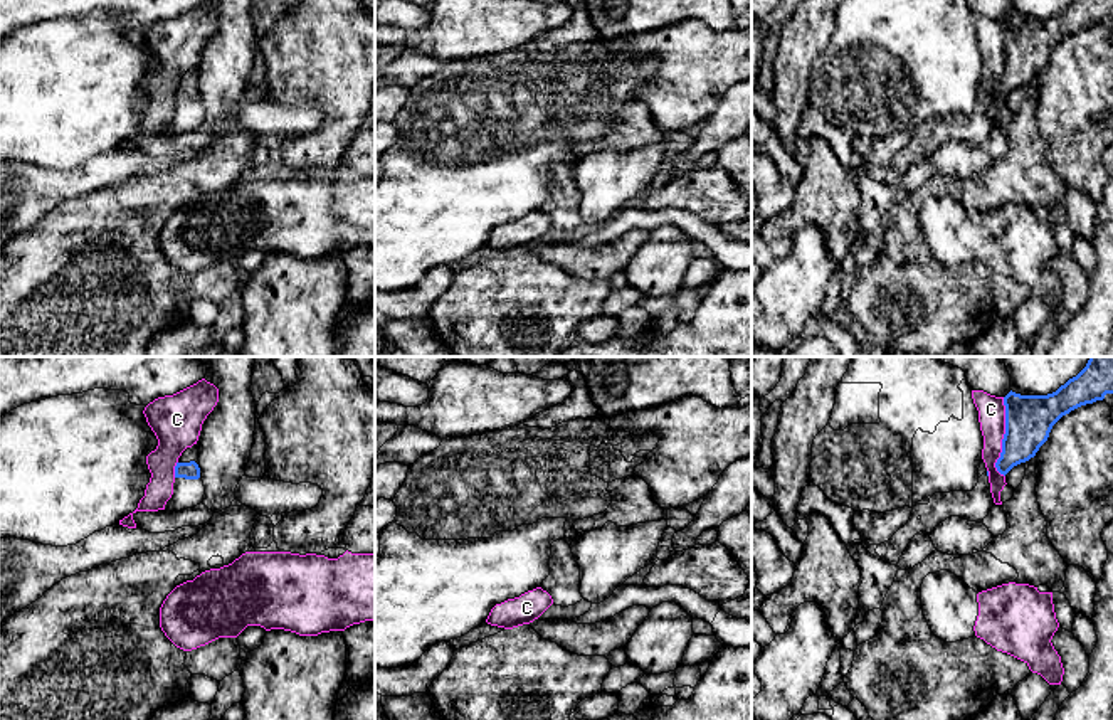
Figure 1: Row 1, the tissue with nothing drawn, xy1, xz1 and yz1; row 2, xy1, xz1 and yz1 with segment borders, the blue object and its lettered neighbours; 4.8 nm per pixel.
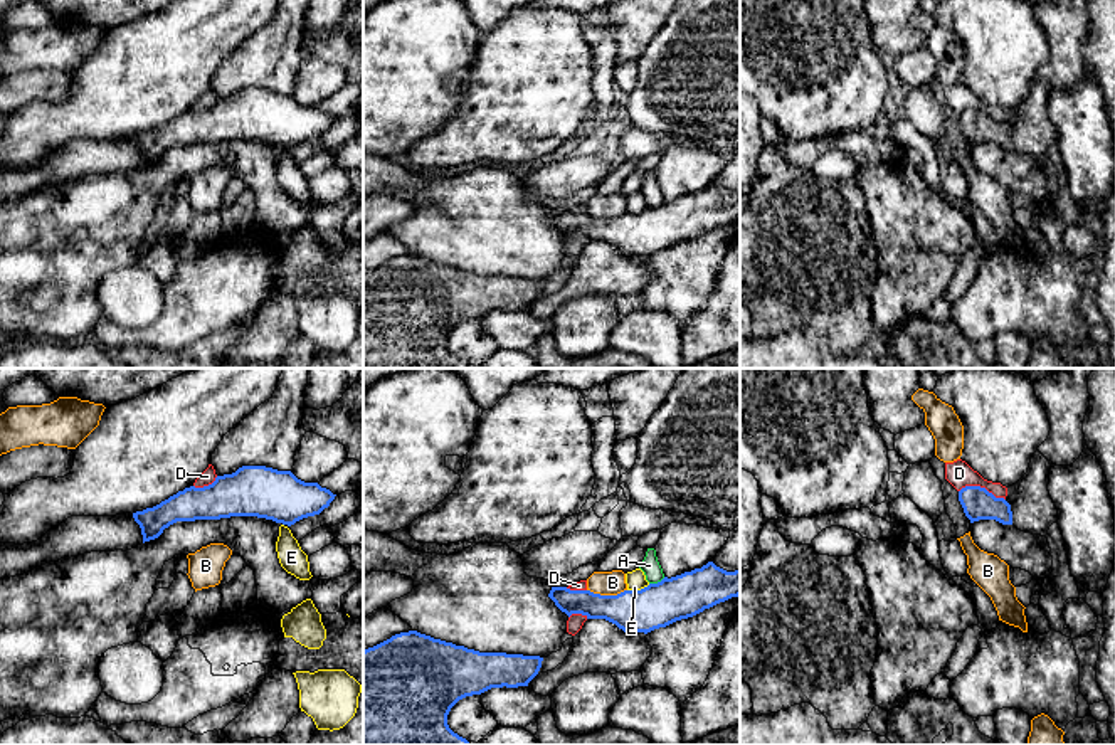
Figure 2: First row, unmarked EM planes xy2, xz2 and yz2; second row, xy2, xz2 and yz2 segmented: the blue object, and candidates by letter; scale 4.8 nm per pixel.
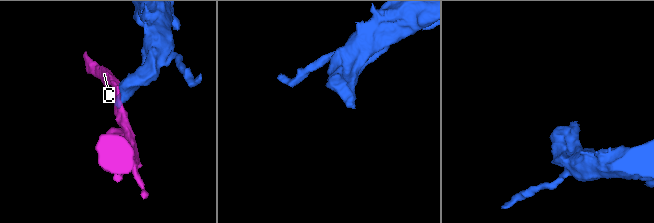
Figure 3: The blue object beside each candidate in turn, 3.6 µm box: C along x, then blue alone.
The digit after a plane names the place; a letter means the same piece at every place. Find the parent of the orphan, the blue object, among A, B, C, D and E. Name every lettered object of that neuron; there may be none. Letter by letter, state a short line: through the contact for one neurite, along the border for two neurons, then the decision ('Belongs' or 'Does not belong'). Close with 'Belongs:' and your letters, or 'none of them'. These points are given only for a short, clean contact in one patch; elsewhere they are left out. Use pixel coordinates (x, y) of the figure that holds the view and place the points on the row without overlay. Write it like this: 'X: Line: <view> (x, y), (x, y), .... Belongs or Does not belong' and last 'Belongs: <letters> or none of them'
A: Line: xz2 (665, 200), (649, 207). Does not belong
B: Line: xz2 (587, 212), (597, 217), (619, 217), (626, 214). Does not belong
C: Line: yz1 (1004, 21), (1002, 74), (996, 86), (996, 91), (1004, 100). Does not belong
D: Line: yz2 (959, 113), (984, 110), (1004, 123). Does not belong
E: Line: xz2 (649, 207), (628, 214). Does not belong
Belongs: none of them

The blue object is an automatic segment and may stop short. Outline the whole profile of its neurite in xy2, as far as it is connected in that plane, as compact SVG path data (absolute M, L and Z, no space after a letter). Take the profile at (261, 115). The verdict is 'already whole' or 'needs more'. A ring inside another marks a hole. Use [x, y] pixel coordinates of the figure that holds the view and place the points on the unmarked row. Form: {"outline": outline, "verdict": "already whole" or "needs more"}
{"outline": "M242 89L217 99L203 111L185 111L153 131L133 136L143 166L158 161L177 145L257 140L283 148L320 138L335 123L318 106L304 106L291 94L266 89Z", "verdict": "already whole"}

